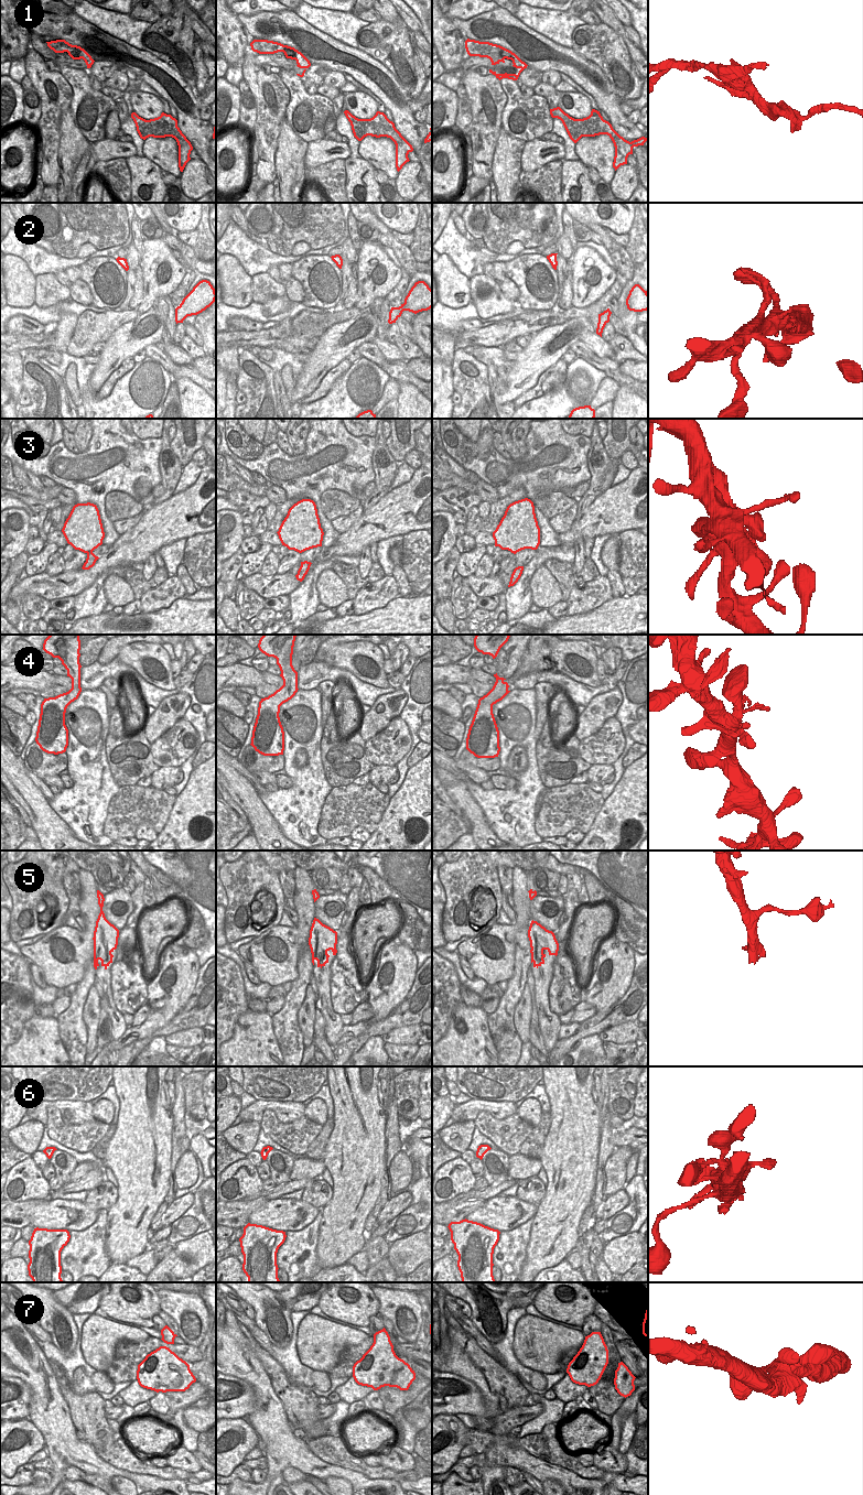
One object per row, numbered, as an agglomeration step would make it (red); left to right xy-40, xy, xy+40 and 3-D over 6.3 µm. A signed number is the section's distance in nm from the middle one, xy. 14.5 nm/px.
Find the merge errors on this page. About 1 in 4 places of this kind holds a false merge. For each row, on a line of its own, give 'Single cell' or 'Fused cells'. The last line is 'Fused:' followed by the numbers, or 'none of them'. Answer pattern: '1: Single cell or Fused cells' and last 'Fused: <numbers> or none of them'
1: Fused cells
2: Single cell
3: Single cell
4: Single cell
5: Fused cells
6: Single cell
7: Single cell
Fused: 1, 5

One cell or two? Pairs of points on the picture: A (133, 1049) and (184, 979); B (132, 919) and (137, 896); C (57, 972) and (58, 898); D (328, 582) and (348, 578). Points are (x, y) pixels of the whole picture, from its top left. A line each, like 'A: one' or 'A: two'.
A: two
B: one
C: two
D: two

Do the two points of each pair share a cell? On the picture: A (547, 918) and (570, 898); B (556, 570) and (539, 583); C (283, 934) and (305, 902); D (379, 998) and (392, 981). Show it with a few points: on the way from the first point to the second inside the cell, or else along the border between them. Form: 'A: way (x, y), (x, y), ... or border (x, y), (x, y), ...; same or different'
A: border (563, 896), (563, 911), (558, 924); different
B: border (543, 565), (557, 581), (561, 597); different
C: way (293, 933), (305, 921), (305, 912); same
D: way (383, 994), (389, 985); same

